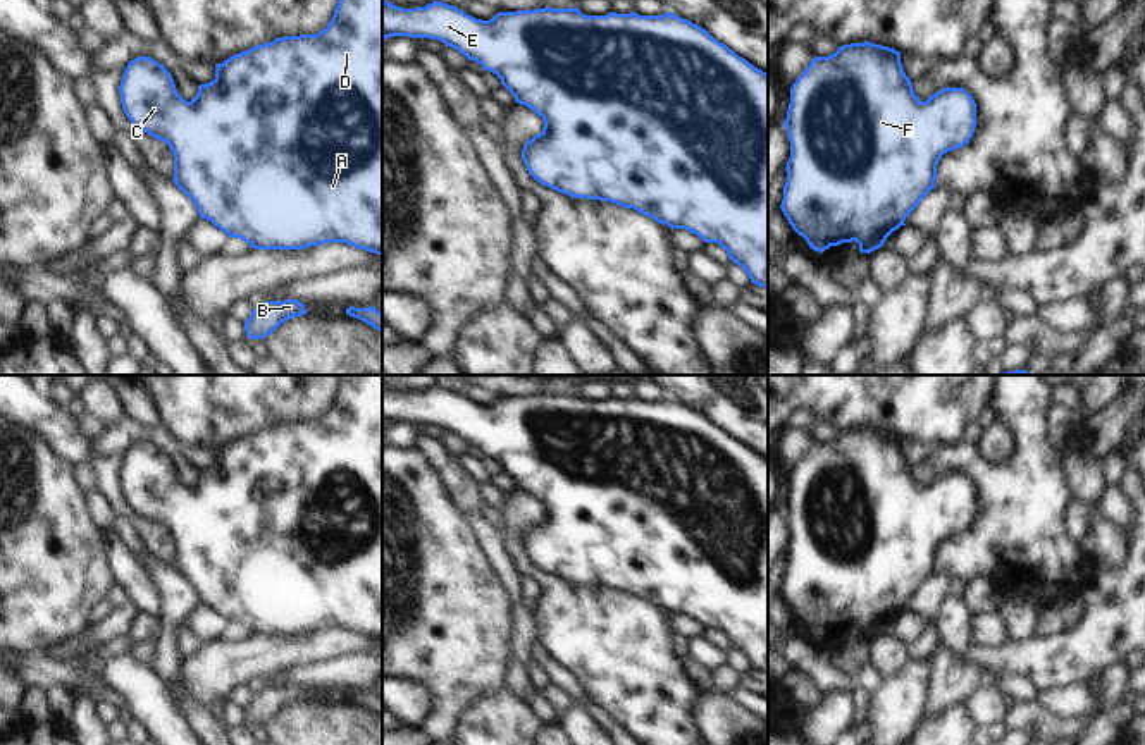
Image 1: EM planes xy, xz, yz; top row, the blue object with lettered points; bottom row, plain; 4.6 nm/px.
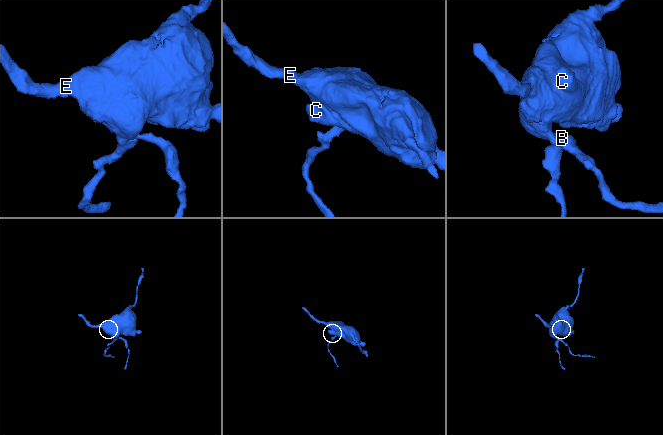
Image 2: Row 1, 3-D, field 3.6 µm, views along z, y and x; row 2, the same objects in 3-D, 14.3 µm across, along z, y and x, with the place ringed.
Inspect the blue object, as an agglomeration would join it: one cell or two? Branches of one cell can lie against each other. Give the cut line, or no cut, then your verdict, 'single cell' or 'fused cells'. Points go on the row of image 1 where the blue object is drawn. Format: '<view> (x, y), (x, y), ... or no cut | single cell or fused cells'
no cut | single cell

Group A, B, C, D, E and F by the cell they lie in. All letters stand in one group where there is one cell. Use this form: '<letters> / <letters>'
A B C D E F

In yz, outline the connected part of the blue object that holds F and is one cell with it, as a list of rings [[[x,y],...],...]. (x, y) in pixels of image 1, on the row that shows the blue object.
[[[870,41],[851,43],[839,46],[839,50],[828,57],[814,57],[806,71],[797,77],[790,88],[790,103],[787,119],[783,122],[790,141],[790,158],[787,162],[787,182],[783,186],[782,212],[787,217],[792,229],[806,239],[811,249],[823,253],[830,246],[856,241],[861,253],[871,253],[883,246],[887,237],[906,225],[906,217],[919,205],[919,201],[935,188],[937,165],[944,153],[957,150],[969,143],[976,127],[976,103],[964,88],[944,88],[931,95],[926,102],[921,102],[913,89],[911,79],[906,76],[901,64],[901,52],[875,45]]]

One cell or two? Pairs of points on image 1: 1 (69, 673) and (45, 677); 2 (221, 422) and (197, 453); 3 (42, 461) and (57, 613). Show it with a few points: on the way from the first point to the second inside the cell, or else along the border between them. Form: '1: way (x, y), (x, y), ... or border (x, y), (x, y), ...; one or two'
1: way (64, 673), (50, 673); one
2: border (185, 444), (207, 444), (214, 449); two
3: way (42, 499), (42, 575); one

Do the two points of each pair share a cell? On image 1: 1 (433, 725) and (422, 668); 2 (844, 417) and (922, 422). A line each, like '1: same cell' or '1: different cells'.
1: same cell
2: same cell

